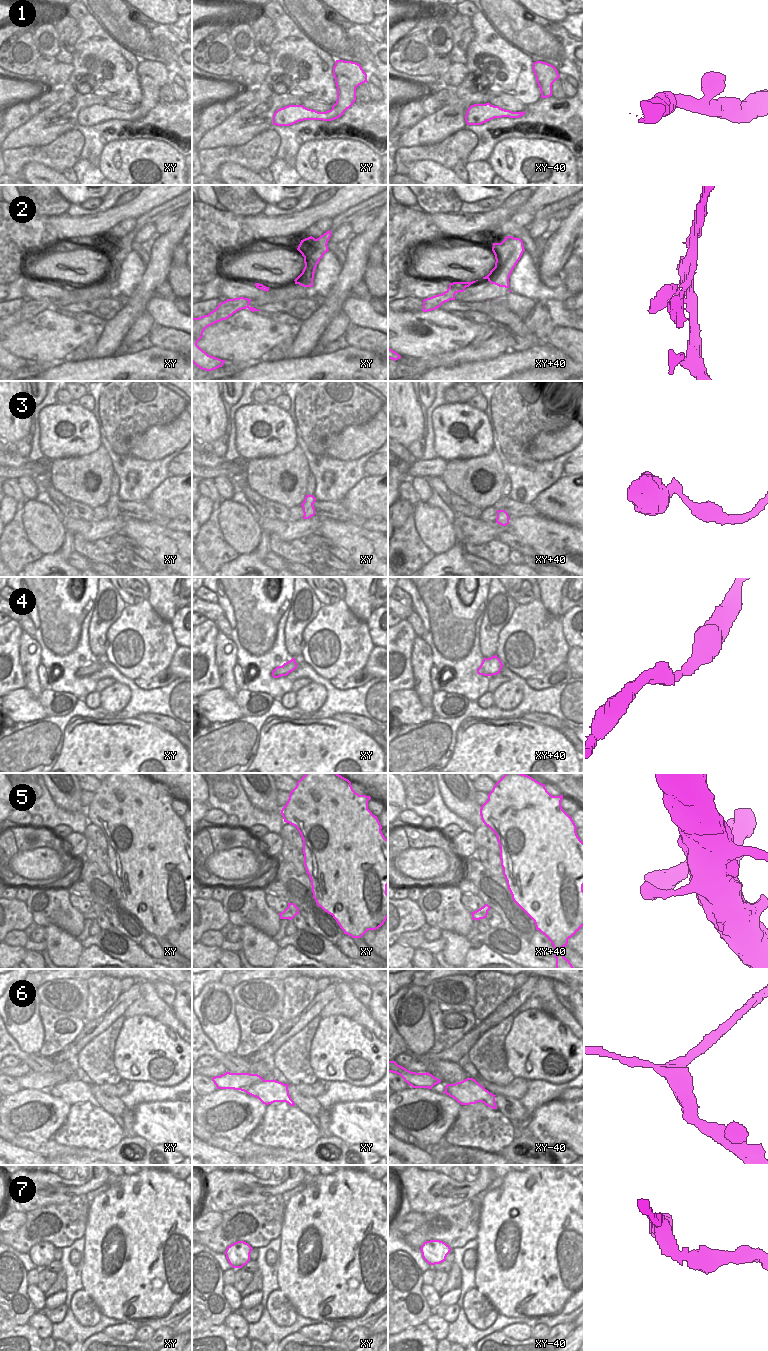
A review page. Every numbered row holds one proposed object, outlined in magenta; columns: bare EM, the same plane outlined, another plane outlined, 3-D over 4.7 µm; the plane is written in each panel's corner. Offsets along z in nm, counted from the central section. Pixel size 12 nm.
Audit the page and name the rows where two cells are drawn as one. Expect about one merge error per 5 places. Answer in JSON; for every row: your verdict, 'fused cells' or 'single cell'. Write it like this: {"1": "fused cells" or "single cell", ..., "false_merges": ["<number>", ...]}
{"1": "single cell", "2": "single cell", "3": "single cell", "4": "single cell", "5": "single cell", "6": "fused cells", "7": "single cell", "false_merges": ["6"]}

